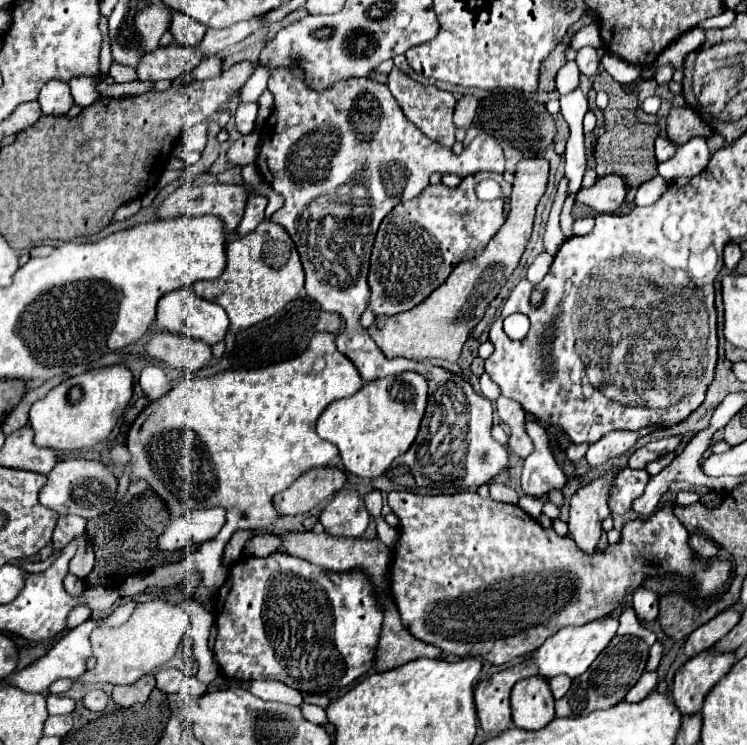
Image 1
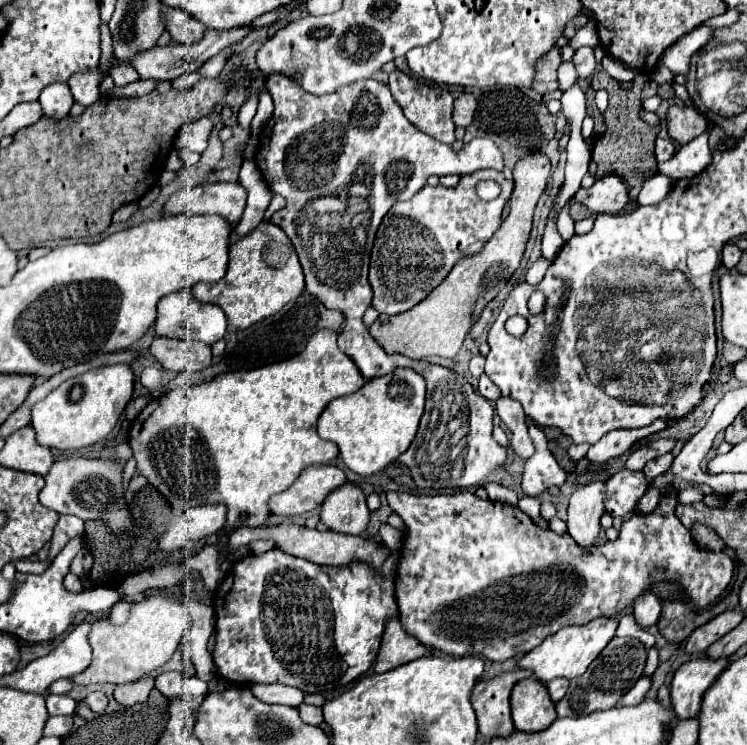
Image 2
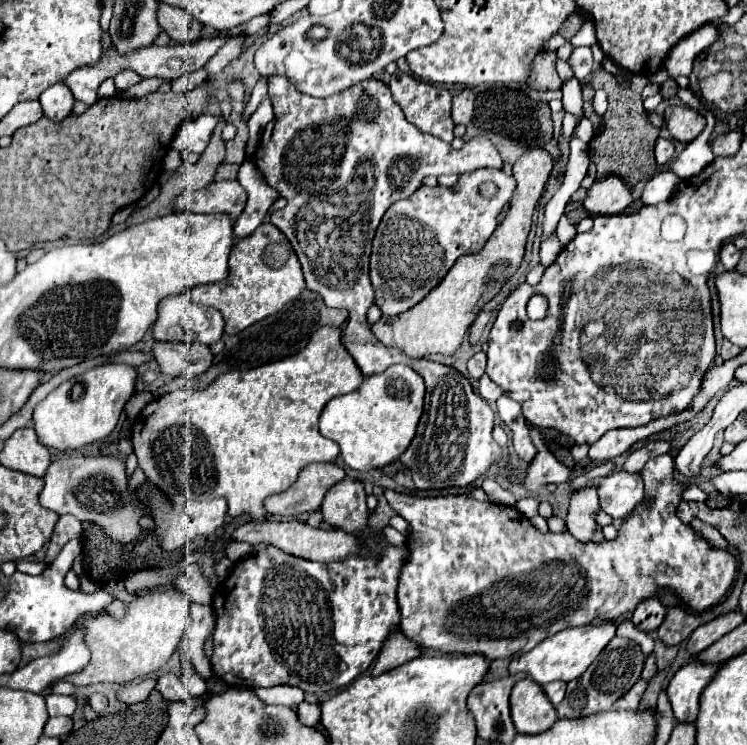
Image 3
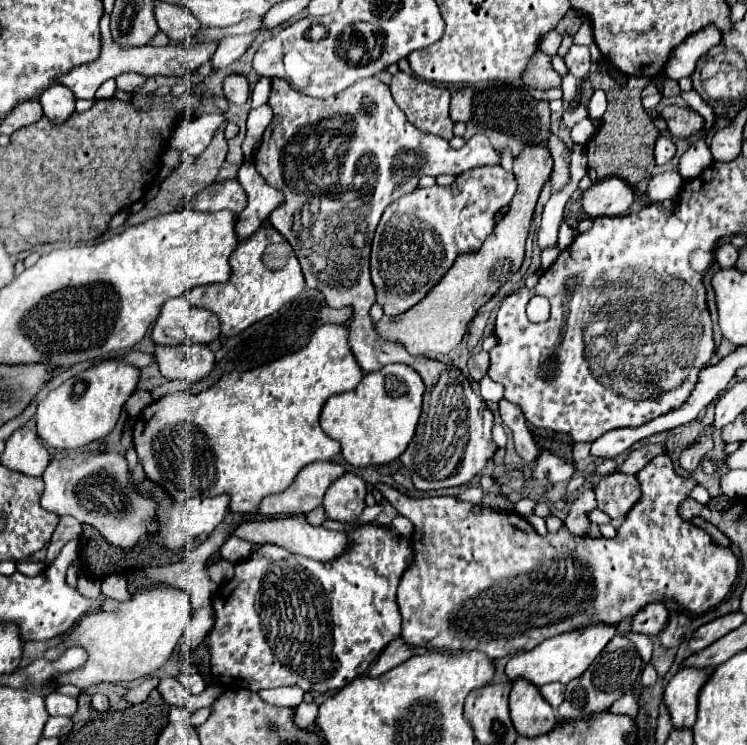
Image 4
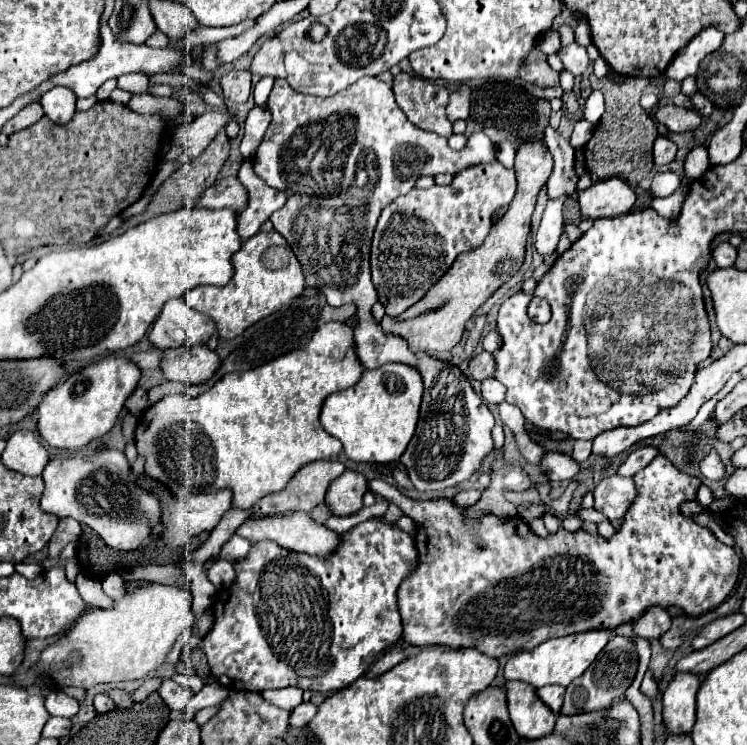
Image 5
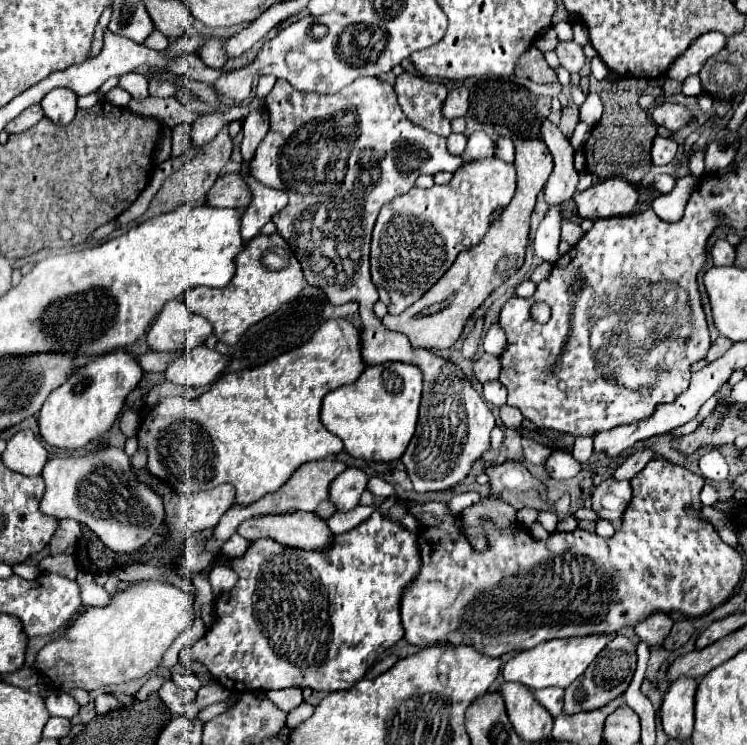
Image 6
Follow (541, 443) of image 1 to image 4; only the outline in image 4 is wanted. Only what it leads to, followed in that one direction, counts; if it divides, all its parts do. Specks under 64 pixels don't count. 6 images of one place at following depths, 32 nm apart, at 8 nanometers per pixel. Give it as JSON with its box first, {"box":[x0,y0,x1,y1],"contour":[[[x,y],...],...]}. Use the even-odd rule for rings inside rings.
{"box":[534,450,576,484],"contour":[[[544,450],[540,456],[538,456],[538,462],[534,466],[534,478],[536,480],[546,480],[550,484],[556,484],[556,482],[568,482],[576,472],[576,464],[574,462],[568,462],[548,450]]]}

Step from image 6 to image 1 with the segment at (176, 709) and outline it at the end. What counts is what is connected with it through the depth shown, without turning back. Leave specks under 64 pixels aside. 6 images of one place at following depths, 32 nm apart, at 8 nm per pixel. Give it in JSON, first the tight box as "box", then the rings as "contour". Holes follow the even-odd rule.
{"box":[156,670,186,694],"contour":[[[160,670],[156,674],[156,688],[160,688],[164,694],[178,694],[184,678],[186,674],[182,670]]]}

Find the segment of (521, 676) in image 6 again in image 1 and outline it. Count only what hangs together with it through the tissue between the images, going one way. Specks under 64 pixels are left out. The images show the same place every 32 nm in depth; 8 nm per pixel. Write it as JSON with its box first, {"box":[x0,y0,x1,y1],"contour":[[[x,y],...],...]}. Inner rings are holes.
{"box":[528,616,618,680],"contour":[[[604,616],[600,620],[592,620],[584,626],[568,626],[564,630],[558,630],[540,648],[536,648],[528,656],[528,662],[536,664],[538,676],[542,676],[544,680],[550,680],[550,678],[560,676],[560,674],[576,678],[580,674],[584,674],[588,670],[588,666],[596,660],[596,656],[608,646],[608,642],[616,636],[616,630],[618,630],[616,616]]]}

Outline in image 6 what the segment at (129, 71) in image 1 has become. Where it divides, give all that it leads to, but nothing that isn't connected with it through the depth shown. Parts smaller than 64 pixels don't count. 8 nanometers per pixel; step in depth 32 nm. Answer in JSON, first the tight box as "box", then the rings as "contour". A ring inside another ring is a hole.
{"box":[120,74,148,100],"contour":[[[124,74],[120,76],[120,88],[124,88],[134,100],[142,100],[142,98],[148,98],[148,78],[142,76],[142,74]]]}

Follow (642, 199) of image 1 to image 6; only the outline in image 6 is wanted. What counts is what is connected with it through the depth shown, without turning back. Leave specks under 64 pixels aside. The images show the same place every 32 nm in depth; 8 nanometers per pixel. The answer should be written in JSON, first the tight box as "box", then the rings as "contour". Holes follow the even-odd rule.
{"box":[654,174,676,194],"contour":[[[658,174],[658,176],[654,178],[654,186],[656,186],[656,190],[658,190],[660,194],[668,194],[668,192],[674,188],[674,184],[676,184],[676,180],[674,180],[674,176],[670,176],[670,174]]]}

